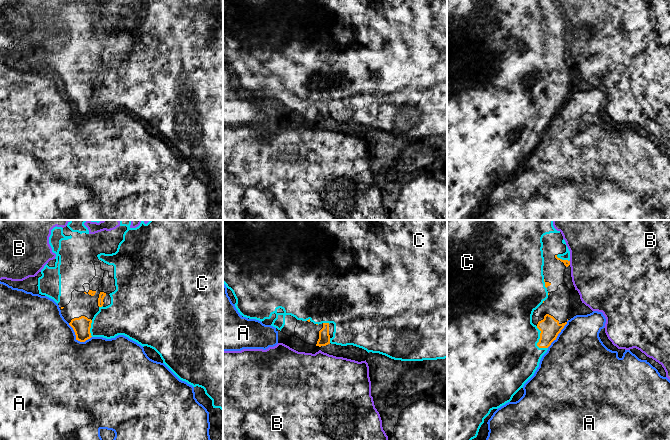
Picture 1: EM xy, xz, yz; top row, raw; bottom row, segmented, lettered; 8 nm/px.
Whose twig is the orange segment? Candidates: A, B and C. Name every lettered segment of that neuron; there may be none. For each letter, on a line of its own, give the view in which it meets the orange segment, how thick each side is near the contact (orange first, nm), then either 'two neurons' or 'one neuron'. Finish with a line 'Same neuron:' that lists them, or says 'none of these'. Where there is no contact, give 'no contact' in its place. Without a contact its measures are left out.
A: xy | 140/500 nm | two neurons
B: yz | 50/500 nm | two neurons
C: yz | 160/460 nm | one neuron
Same neuron: C

